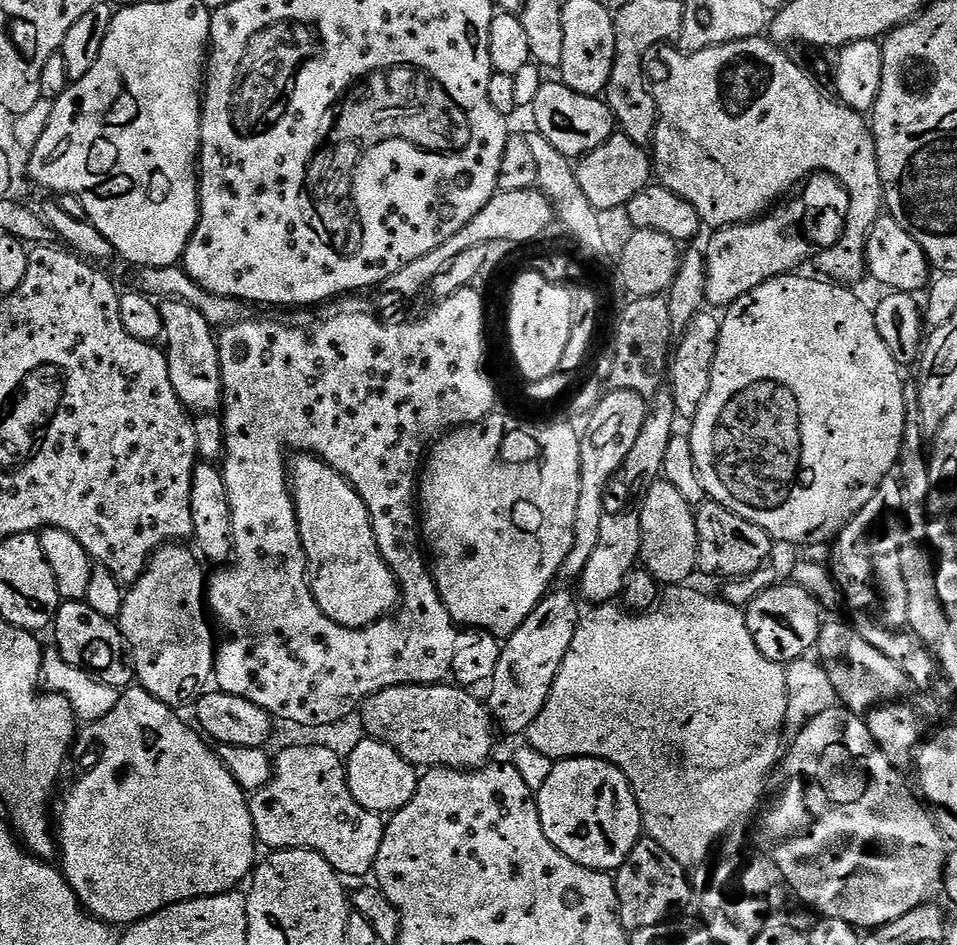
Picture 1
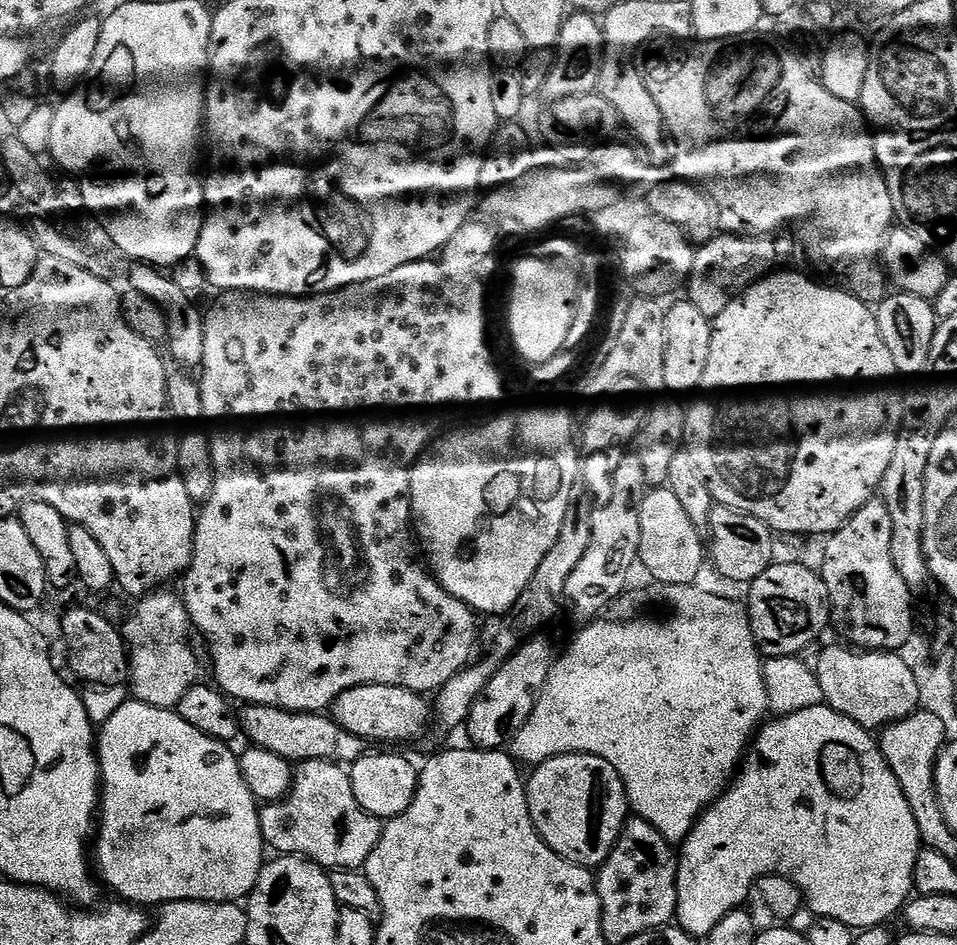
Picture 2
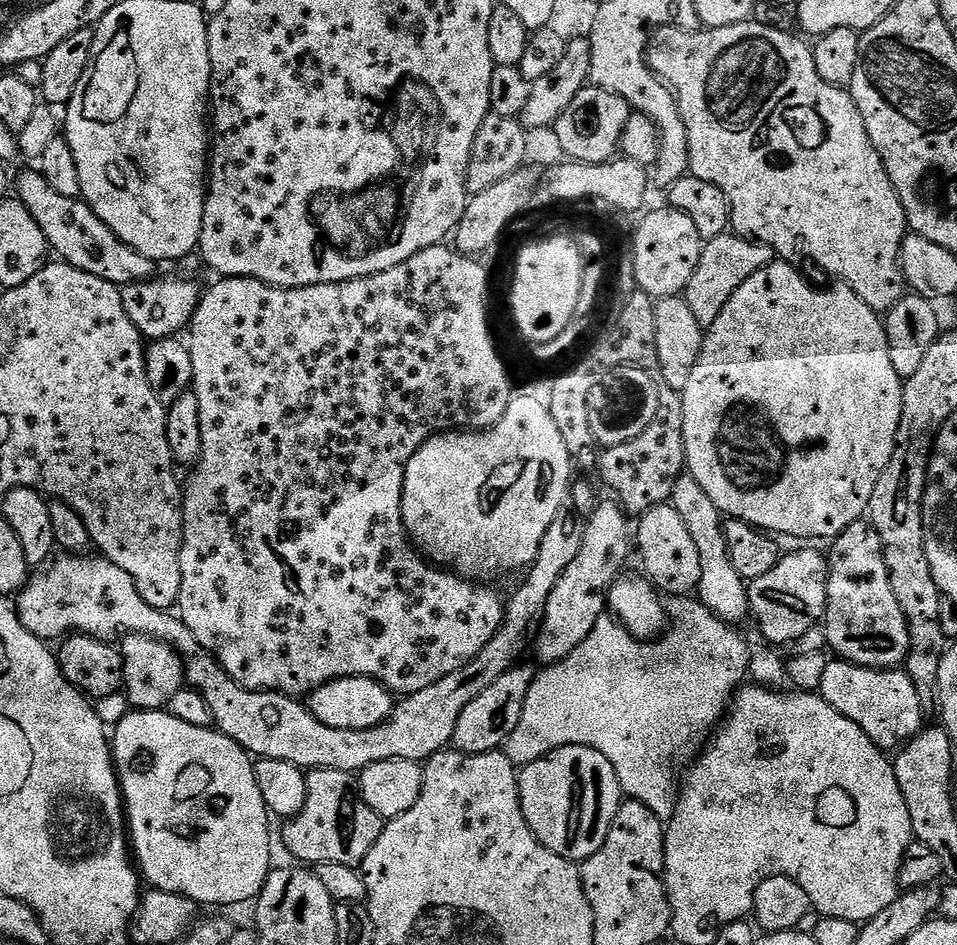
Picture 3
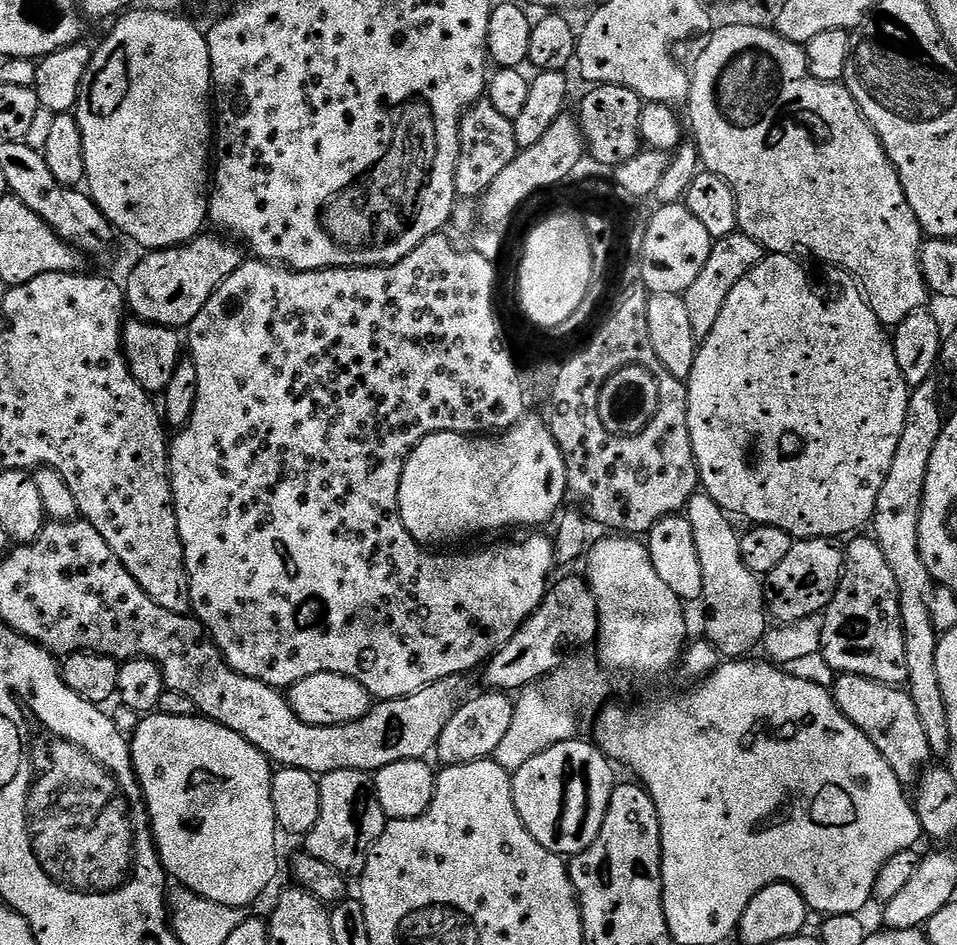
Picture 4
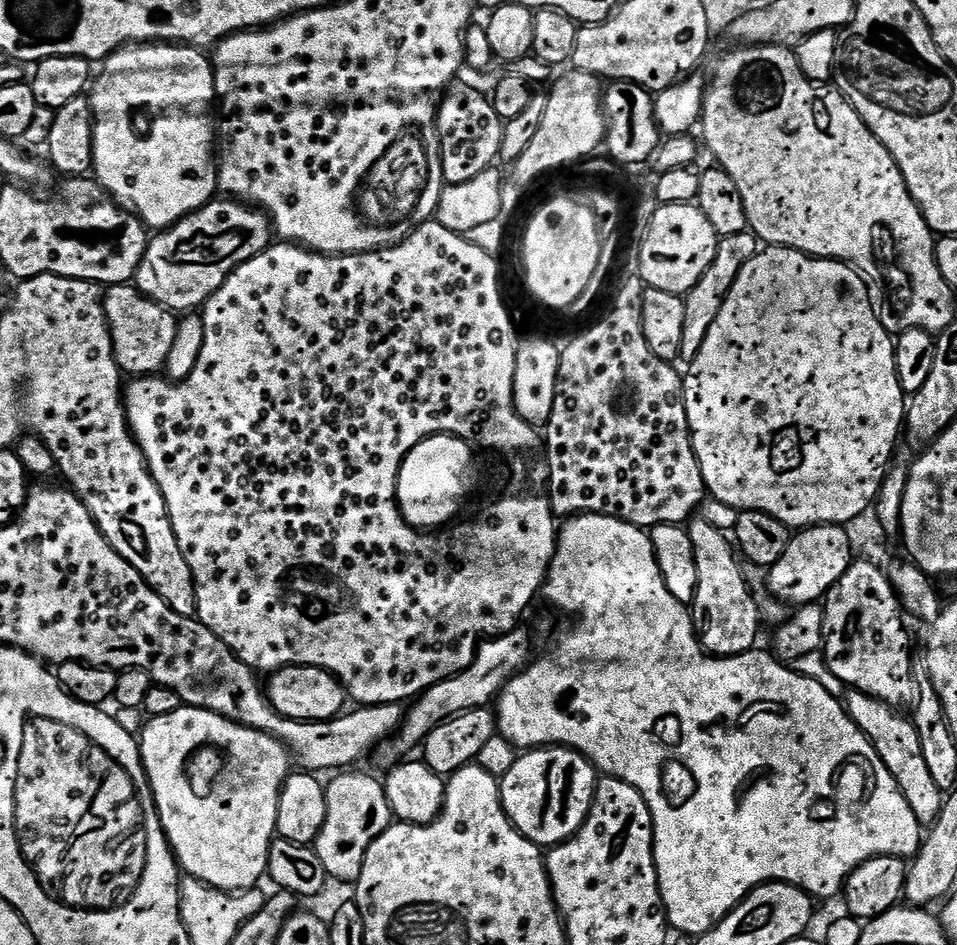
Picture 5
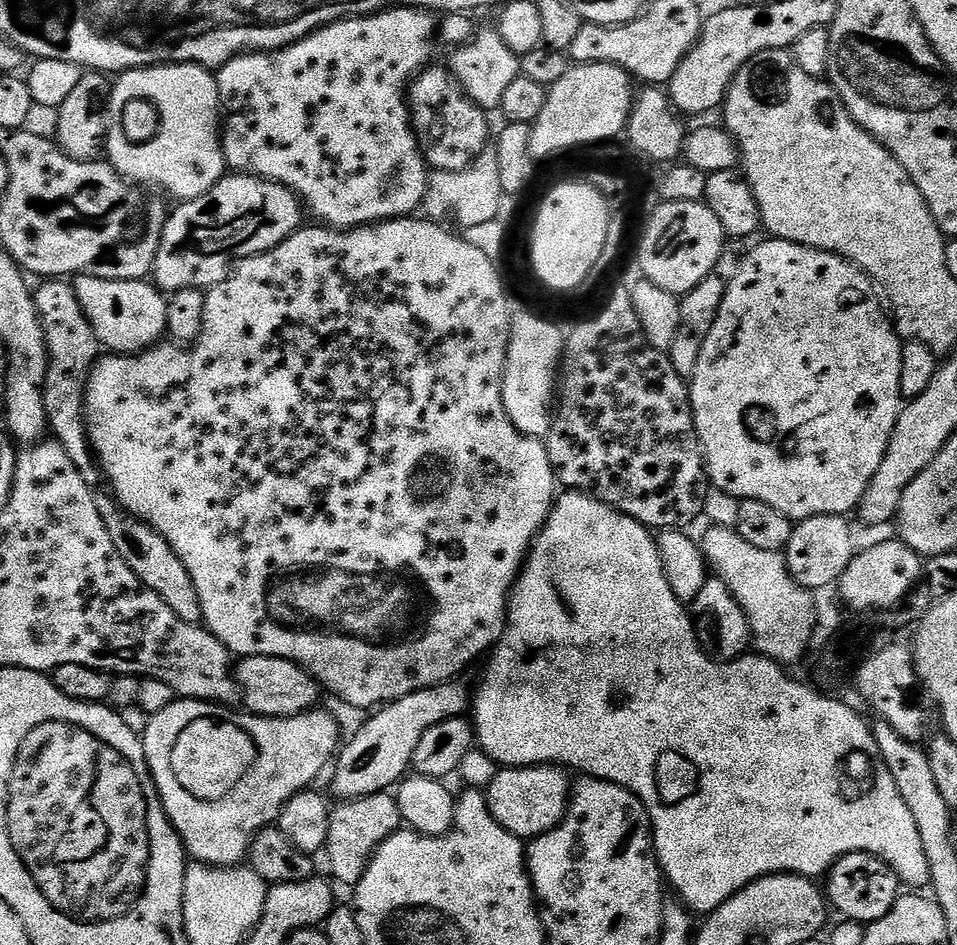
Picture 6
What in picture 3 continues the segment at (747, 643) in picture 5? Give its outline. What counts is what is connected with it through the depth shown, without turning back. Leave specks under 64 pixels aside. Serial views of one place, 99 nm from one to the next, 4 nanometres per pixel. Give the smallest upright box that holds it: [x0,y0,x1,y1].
[670,474,750,625]

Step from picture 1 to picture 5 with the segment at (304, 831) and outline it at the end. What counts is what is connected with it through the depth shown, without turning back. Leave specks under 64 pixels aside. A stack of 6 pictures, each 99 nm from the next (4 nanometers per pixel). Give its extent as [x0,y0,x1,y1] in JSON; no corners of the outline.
[315,770,394,882]

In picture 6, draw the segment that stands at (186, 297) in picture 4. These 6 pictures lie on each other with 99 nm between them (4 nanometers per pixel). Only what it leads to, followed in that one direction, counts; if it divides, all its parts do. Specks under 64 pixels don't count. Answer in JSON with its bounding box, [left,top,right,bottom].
[154,174,302,294]

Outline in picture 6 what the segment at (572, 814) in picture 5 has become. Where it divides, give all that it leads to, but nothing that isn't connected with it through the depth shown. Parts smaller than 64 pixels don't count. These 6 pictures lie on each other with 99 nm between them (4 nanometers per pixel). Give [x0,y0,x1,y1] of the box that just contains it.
[486,766,570,842]

